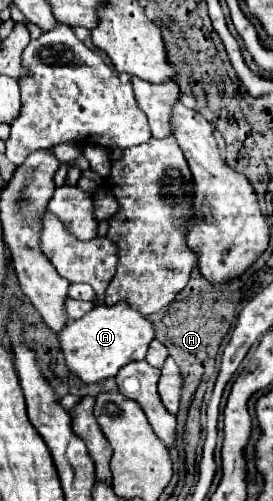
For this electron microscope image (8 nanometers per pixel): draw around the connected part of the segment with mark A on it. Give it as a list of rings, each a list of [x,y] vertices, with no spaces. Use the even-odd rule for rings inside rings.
[[[100,304],[84,318],[70,320],[58,338],[70,372],[74,372],[82,382],[92,384],[116,376],[122,366],[134,360],[144,360],[148,346],[154,340],[154,326],[142,312],[128,304]]]

